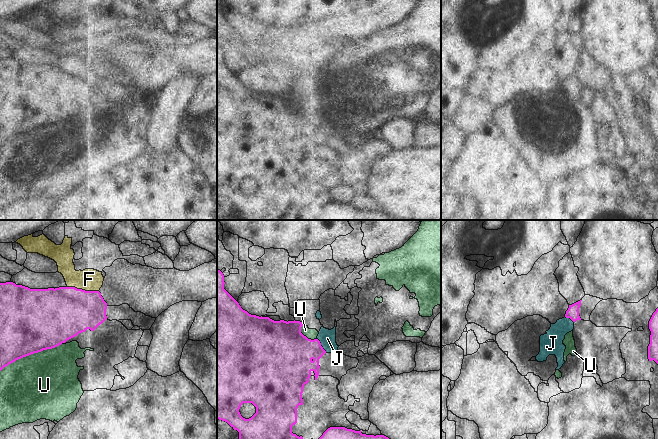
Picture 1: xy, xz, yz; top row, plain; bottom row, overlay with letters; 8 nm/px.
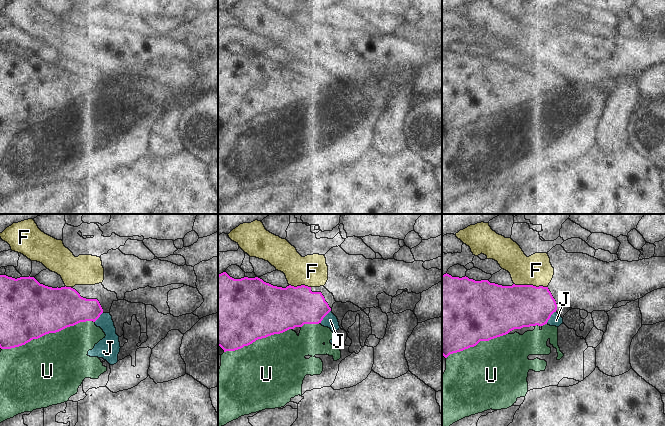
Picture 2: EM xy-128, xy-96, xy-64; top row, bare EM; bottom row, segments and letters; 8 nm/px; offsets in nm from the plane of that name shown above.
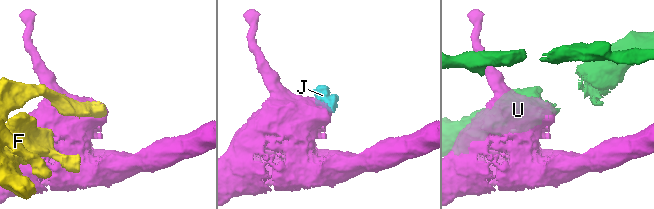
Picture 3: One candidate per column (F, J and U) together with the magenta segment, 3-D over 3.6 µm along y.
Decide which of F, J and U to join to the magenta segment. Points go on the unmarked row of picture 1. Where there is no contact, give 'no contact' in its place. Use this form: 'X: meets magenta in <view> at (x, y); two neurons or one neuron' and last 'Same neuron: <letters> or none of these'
F: meets magenta in xy at (83, 66); two neurons
J: meets magenta in xz at (320, 121); two neurons
U: meets magenta in xy at (30, 130); two neurons
Same neuron: none of these

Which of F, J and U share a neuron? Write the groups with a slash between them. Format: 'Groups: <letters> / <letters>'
Groups: F / J U.

